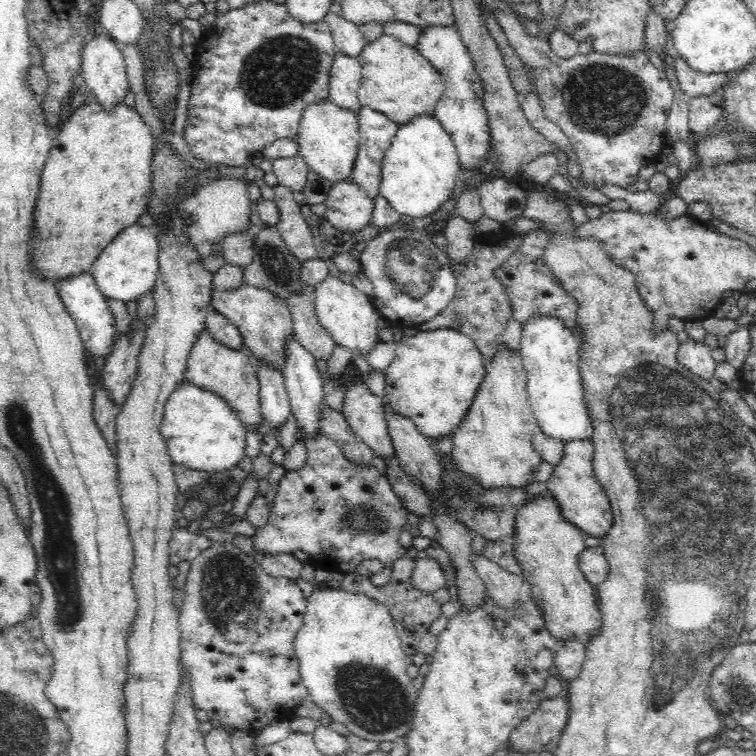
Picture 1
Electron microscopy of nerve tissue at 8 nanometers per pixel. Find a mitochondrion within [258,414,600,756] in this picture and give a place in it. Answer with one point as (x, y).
(371, 696)

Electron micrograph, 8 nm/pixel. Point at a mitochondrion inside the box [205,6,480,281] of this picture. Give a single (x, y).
(276, 73)

